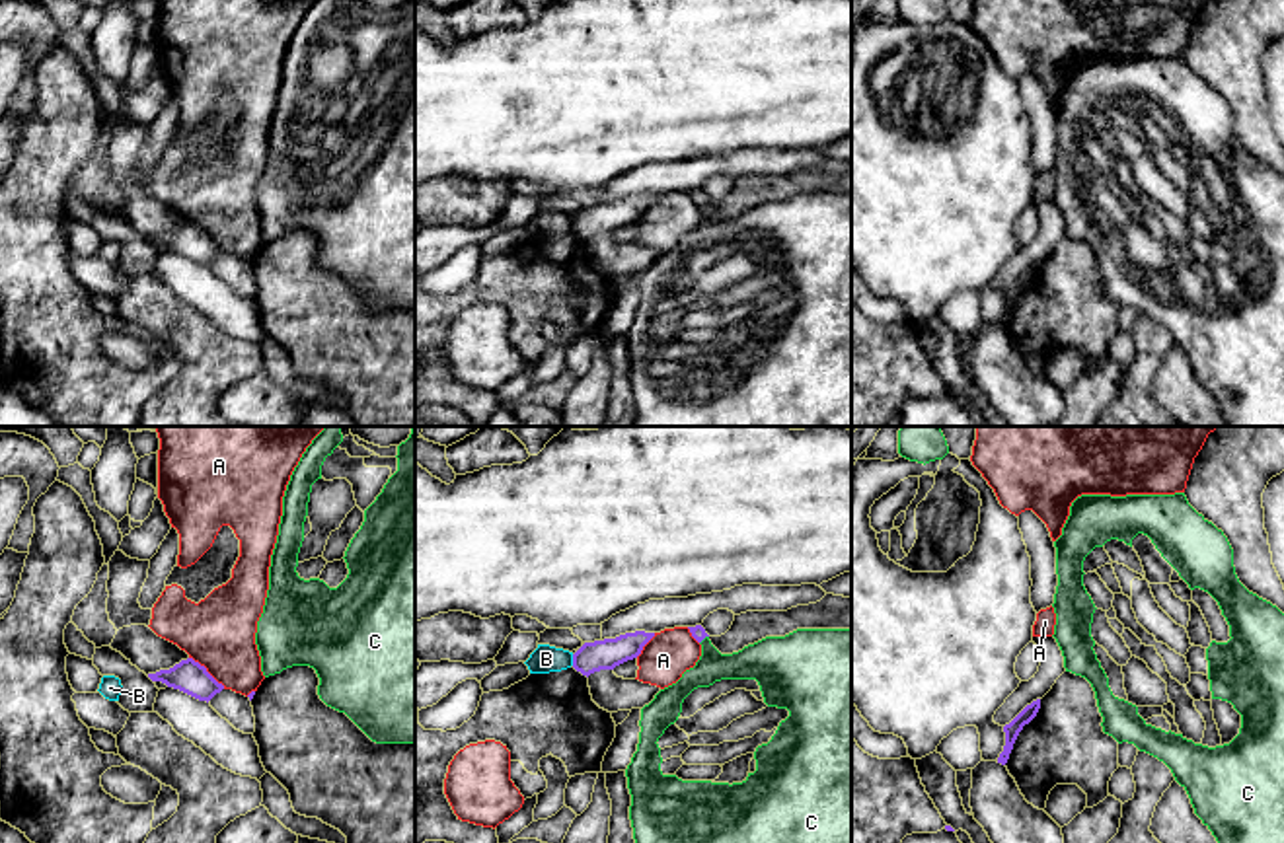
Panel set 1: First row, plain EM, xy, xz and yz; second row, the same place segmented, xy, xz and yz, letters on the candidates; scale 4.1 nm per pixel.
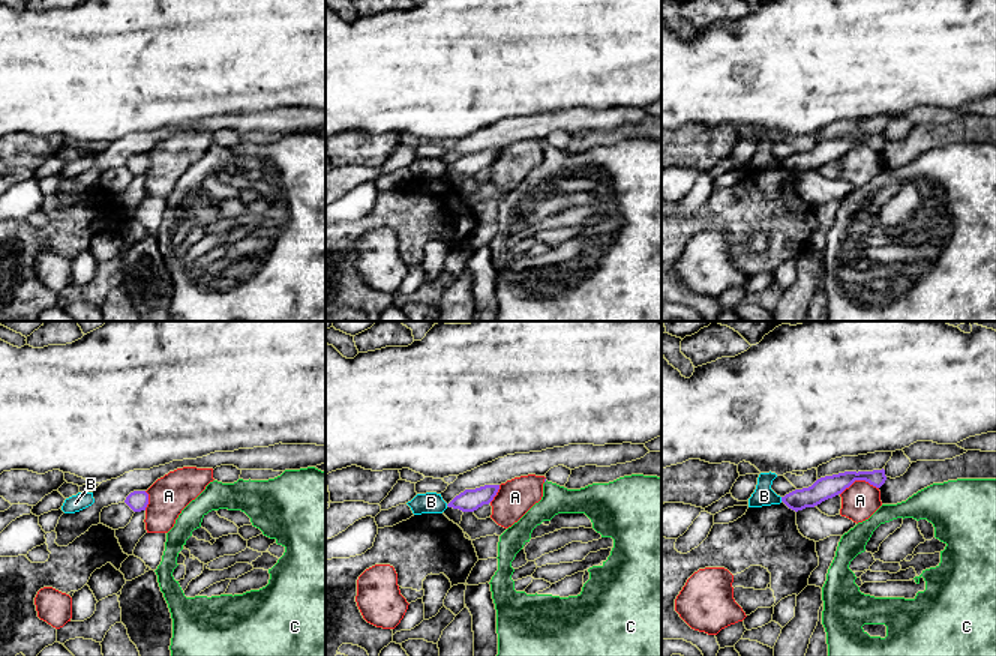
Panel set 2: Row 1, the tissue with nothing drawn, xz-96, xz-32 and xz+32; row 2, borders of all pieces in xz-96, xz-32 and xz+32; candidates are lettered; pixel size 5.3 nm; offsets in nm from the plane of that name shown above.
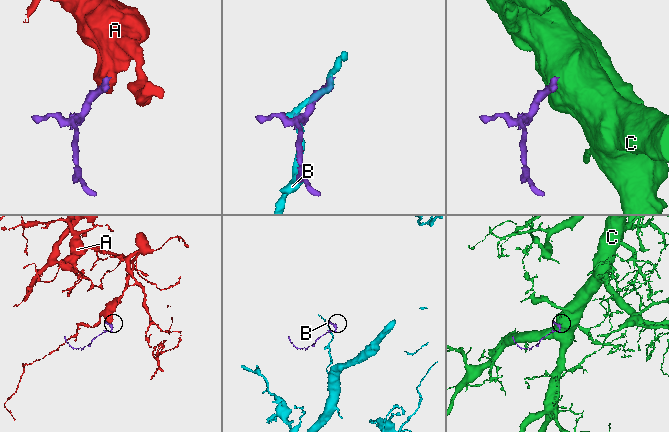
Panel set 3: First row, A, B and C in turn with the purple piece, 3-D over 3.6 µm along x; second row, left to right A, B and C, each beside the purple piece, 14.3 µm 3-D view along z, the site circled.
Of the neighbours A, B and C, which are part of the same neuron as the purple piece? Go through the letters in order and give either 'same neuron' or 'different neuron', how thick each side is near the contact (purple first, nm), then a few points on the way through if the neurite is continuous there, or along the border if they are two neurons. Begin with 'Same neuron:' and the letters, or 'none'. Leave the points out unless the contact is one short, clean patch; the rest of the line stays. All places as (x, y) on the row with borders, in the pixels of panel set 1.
Same neuron: C
A: different neuron; 140 nm thick on the purple side, 300 nm on the other
B: different neuron; 130 nm thick on the purple side, 120 nm on the other
C: same neuron; 60 nm thick on the purple side, 150 nm on the other; runs through xz (698, 631), (704, 637), (721, 662), (758, 660)

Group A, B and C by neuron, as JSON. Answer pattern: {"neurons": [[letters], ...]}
{"neurons": [["A"], ["B"], ["C"]]}

